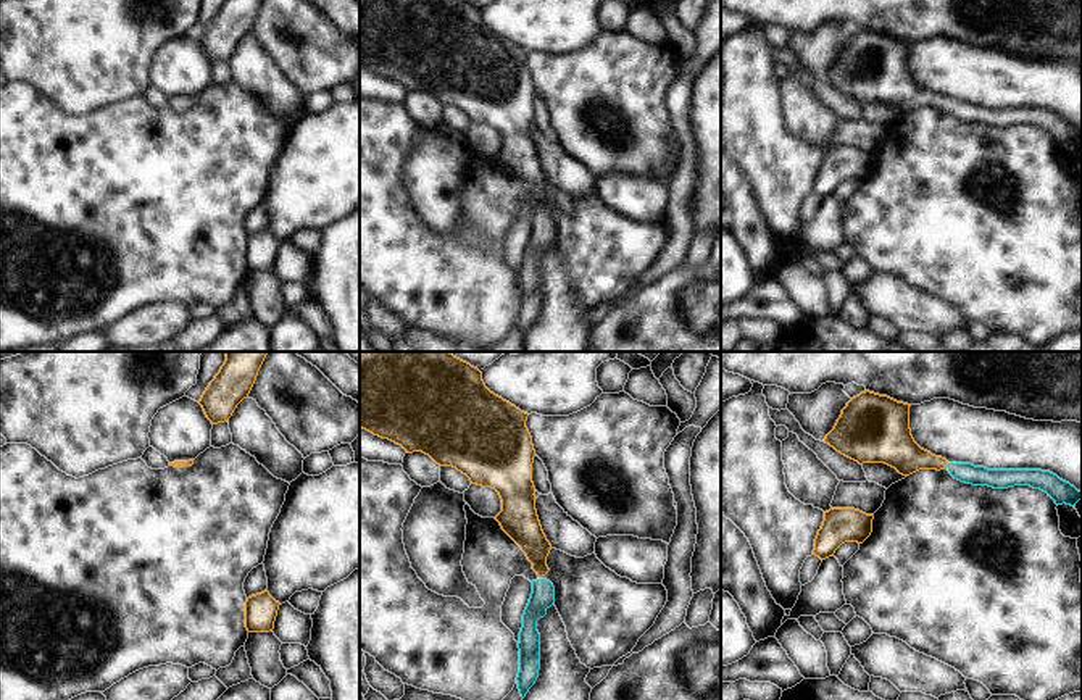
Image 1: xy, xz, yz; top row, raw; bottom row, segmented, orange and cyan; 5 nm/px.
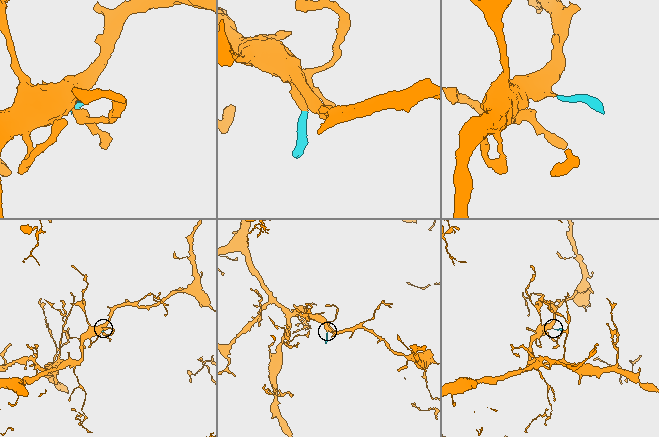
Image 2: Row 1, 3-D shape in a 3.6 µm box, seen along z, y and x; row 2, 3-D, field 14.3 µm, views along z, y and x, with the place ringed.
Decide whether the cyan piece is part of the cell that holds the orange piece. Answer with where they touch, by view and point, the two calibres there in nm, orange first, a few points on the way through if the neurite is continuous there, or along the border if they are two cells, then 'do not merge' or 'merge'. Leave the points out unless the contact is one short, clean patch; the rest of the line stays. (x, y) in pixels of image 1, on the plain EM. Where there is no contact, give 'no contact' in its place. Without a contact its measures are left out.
contact yz (948, 102); calibres 170 and 100 nm; way yz (900, 89), (911, 97), (948, 102), (968, 112); merge

